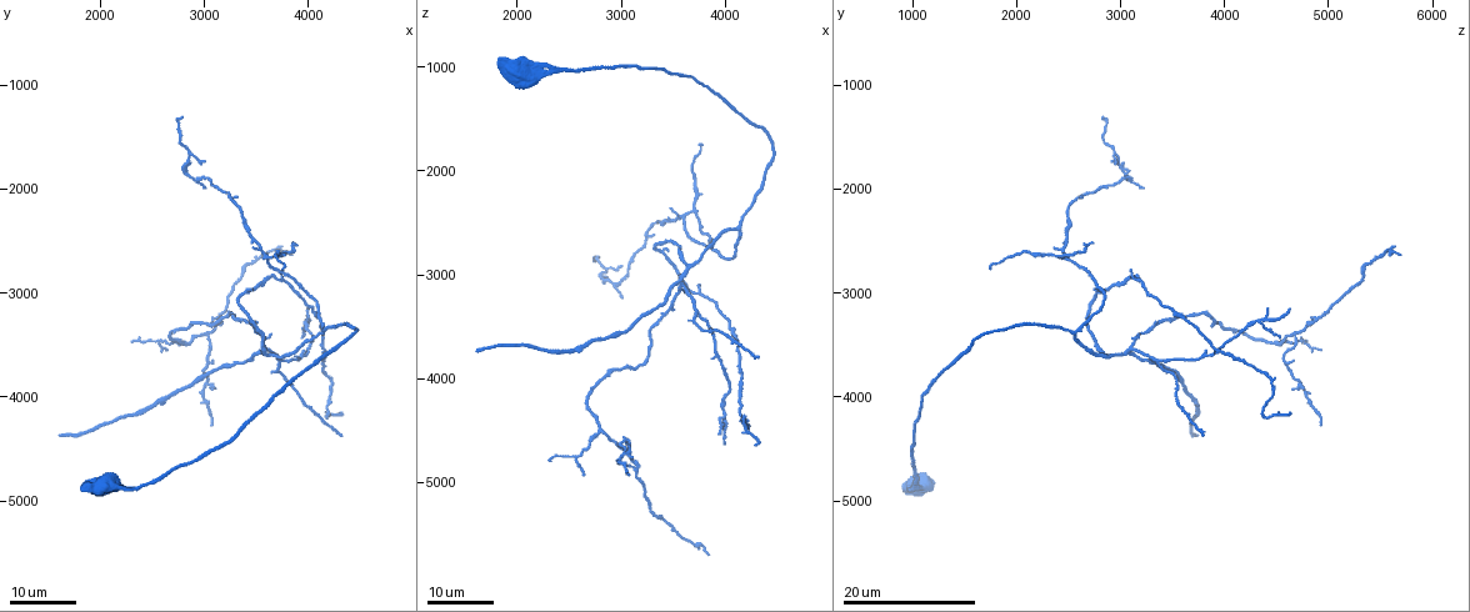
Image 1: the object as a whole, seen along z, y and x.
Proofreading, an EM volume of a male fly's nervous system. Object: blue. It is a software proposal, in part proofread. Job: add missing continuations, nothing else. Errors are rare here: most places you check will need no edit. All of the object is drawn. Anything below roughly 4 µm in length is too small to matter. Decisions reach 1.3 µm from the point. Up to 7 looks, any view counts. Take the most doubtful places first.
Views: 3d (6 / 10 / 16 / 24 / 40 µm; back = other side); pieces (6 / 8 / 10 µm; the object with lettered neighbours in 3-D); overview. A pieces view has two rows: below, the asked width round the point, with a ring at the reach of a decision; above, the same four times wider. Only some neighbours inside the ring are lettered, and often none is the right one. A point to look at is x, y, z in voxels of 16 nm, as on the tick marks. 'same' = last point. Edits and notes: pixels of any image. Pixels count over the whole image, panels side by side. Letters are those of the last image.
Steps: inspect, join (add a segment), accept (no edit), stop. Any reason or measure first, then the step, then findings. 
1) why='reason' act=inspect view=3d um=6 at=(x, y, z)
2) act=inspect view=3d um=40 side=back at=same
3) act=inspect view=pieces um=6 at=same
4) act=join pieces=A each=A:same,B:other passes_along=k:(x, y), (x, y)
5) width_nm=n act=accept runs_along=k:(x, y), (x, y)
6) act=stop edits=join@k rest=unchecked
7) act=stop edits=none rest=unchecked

why='branch stops here' act=inspect view=3d um=16 at=(1620, 4360, 3760)

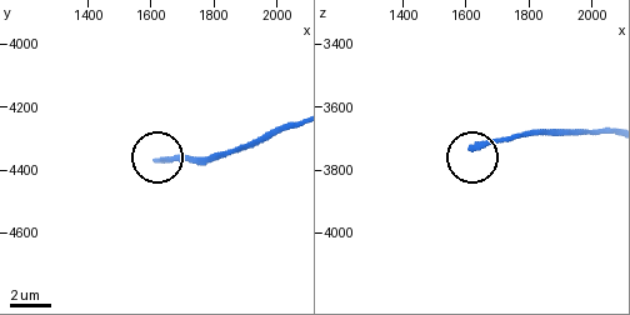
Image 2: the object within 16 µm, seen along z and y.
act=inspect view=pieces um=8 at=(1620, 4370, 3730)

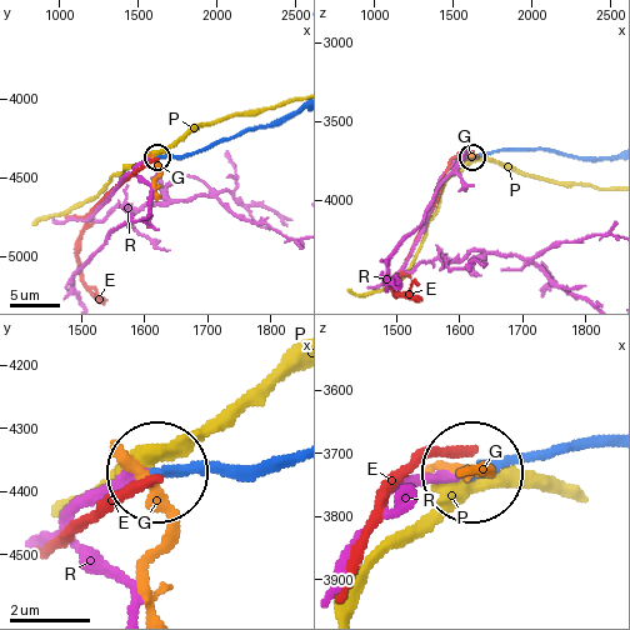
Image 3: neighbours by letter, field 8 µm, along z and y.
act=join pieces=R each=E:other,G:other,P:other,R:same passes_along=3:(181, 154), (138, 164), (90, 216), (111, 213) found='the cell continues'

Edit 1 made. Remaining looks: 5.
why='long arm stops here' act=inspect view=3d um=16 at=(3100, 4260, 4940)

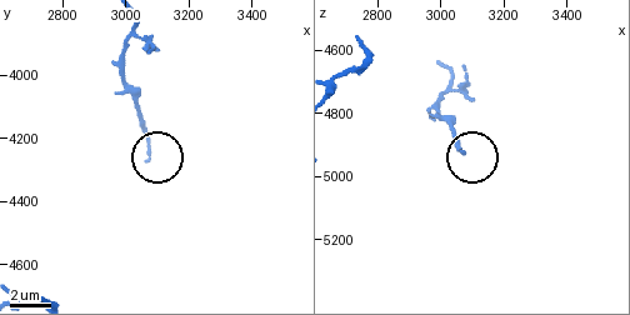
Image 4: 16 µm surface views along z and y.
why='what lies round it' act=inspect view=pieces um=8 at=(3070, 4250, 4920)

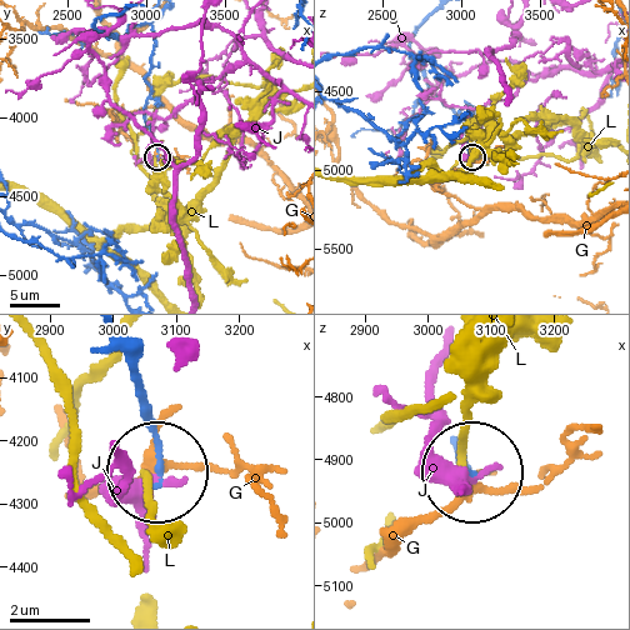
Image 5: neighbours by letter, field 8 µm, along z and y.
act=accept each=G:other,J:other,L:other runs_along=5:(123, 343), (153, 470) found='none of them fits'

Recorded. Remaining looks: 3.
why='thin end' act=inspect view=3d um=24 at=(4280, 4160, 4640)

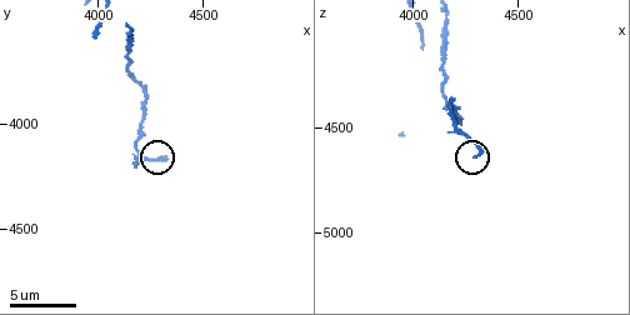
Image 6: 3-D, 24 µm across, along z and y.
act=inspect view=pieces um=6 at=(4300, 4160, 4630)

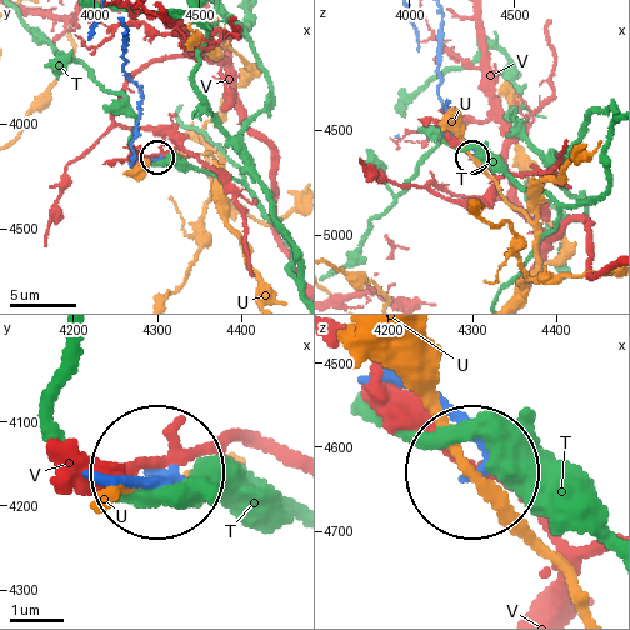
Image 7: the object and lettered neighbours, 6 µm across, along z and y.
act=accept each=T:other,U:other,V:other found='none of them fits'

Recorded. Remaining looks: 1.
act=stop edits=join@3 rest=unchecked

